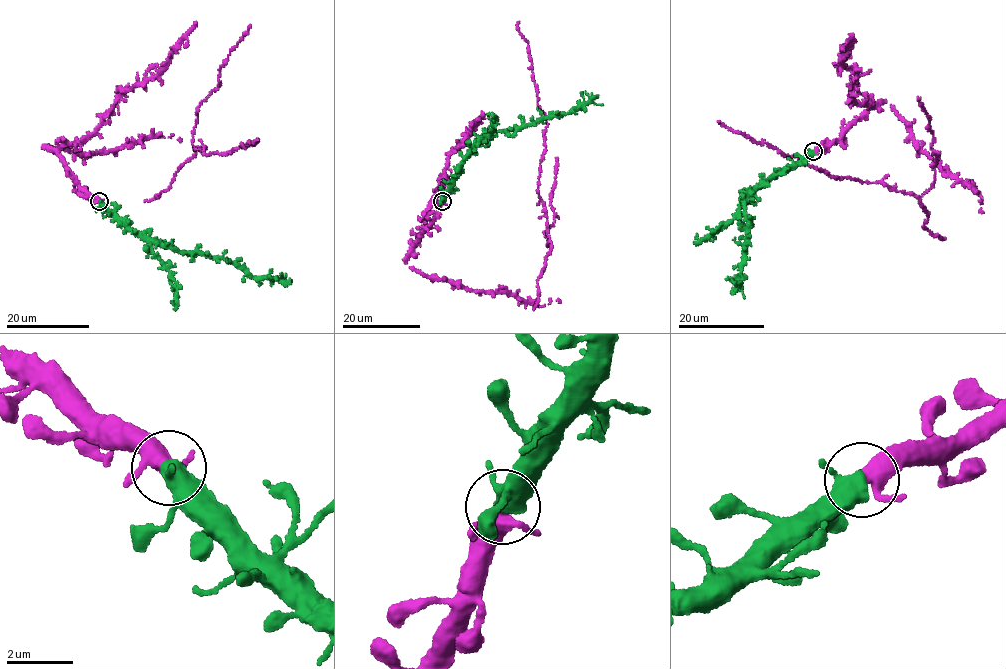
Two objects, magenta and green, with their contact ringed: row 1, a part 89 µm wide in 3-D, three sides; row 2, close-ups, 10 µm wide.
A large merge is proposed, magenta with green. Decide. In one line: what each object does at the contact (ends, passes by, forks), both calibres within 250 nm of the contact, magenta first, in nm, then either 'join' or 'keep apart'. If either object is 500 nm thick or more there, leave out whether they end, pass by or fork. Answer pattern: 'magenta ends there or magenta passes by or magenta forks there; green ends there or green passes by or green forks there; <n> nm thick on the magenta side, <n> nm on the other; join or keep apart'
magenta forks there; green passes by; 320 nm thick on the magenta side, 460 nm on the other; join

